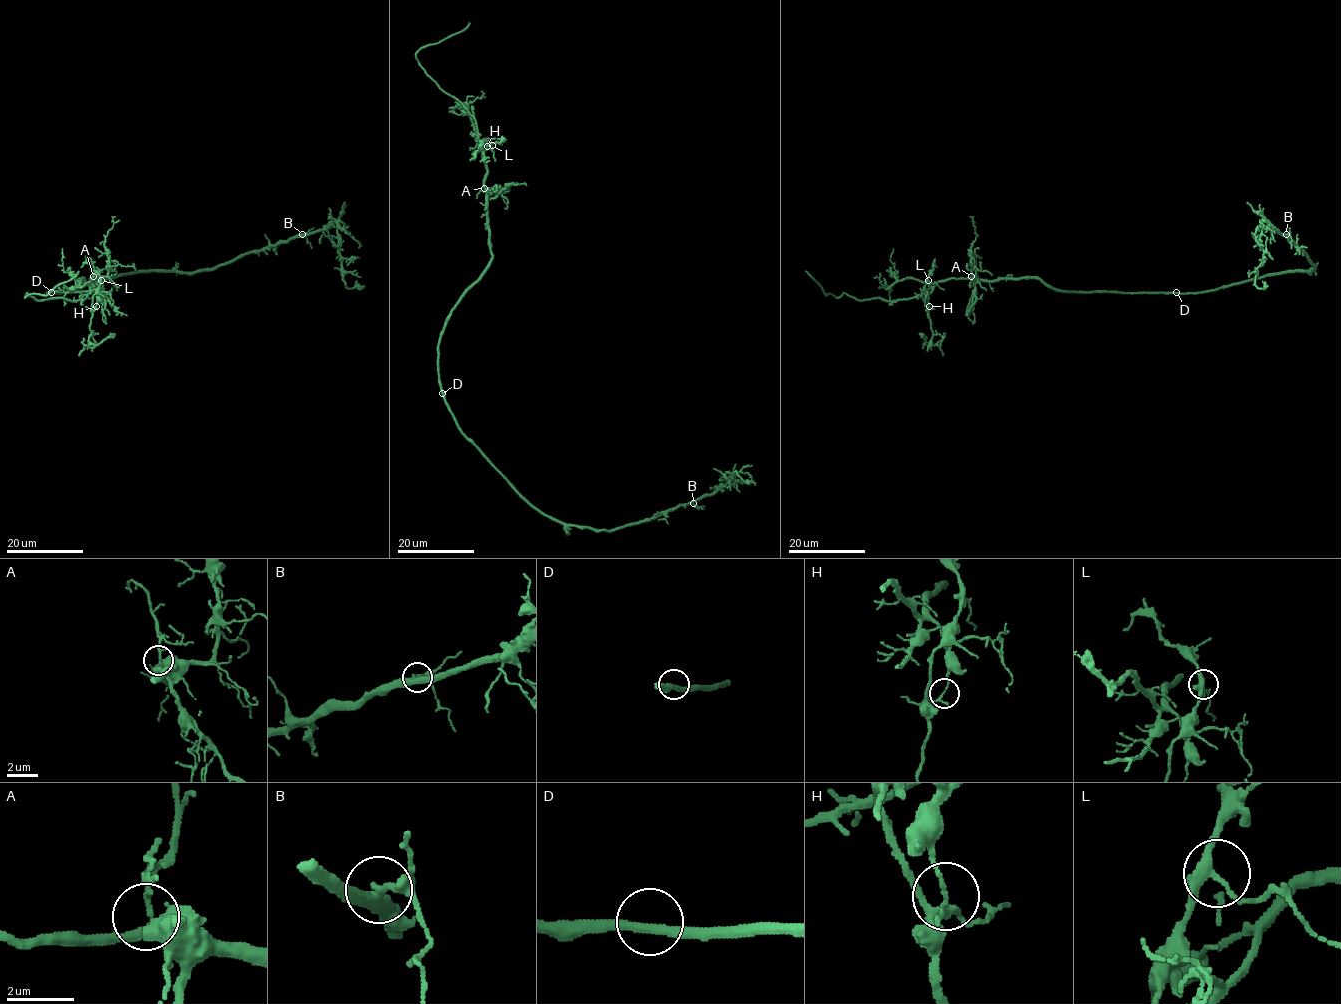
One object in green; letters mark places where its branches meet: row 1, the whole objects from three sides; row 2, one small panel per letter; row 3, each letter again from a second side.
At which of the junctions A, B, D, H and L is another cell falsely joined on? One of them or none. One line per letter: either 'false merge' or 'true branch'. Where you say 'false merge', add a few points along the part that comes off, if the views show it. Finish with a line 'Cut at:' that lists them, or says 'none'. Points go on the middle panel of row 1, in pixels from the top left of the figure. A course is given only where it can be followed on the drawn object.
A: true branch
B: true branch
D: true branch
H: false merge; course (487, 146), (483, 145), (481, 149), (479, 146), (484, 141), (500, 142), (505, 139)
L: true branch
Cut at: H

